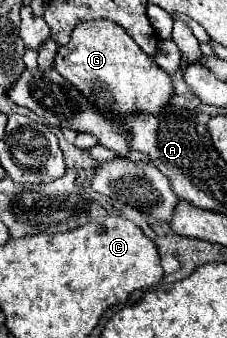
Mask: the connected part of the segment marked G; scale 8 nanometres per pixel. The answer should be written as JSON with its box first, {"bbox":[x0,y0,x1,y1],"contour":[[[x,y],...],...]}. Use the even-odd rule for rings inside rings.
{"bbox":[54,19,174,115],"contour":[[[106,19],[78,23],[70,35],[70,41],[58,47],[54,69],[78,87],[94,105],[104,111],[118,111],[122,115],[132,111],[158,113],[174,93],[170,75],[160,69],[118,23]]]}

